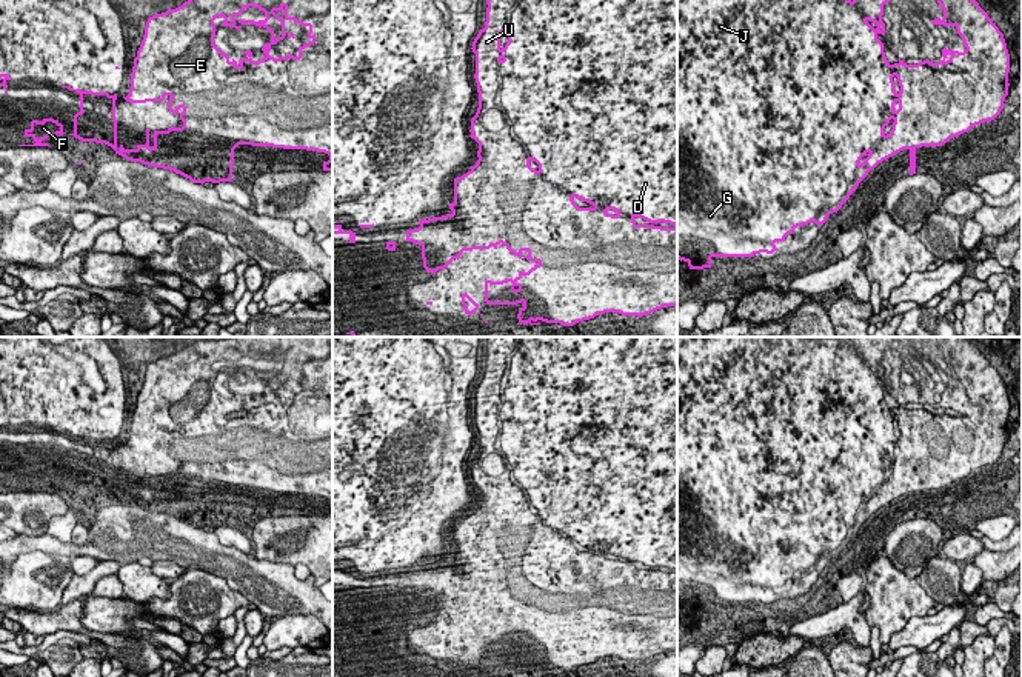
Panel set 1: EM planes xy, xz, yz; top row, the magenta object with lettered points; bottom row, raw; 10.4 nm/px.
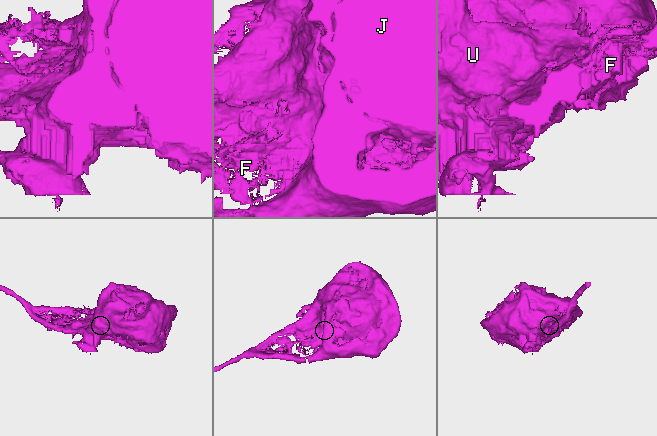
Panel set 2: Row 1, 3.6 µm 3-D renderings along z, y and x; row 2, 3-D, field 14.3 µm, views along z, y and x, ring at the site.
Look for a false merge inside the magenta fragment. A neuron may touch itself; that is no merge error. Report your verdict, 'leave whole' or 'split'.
leave whole

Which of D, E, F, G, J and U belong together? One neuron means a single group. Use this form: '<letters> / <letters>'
D E F G J U

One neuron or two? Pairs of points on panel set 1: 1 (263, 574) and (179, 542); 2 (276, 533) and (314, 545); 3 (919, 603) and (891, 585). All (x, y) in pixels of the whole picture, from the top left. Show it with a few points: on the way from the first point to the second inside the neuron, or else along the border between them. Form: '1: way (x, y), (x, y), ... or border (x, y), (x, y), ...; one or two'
1: way (242, 571), (200, 550); one
2: way (285, 539), (305, 540); one
3: way (913, 602), (898, 591); one

